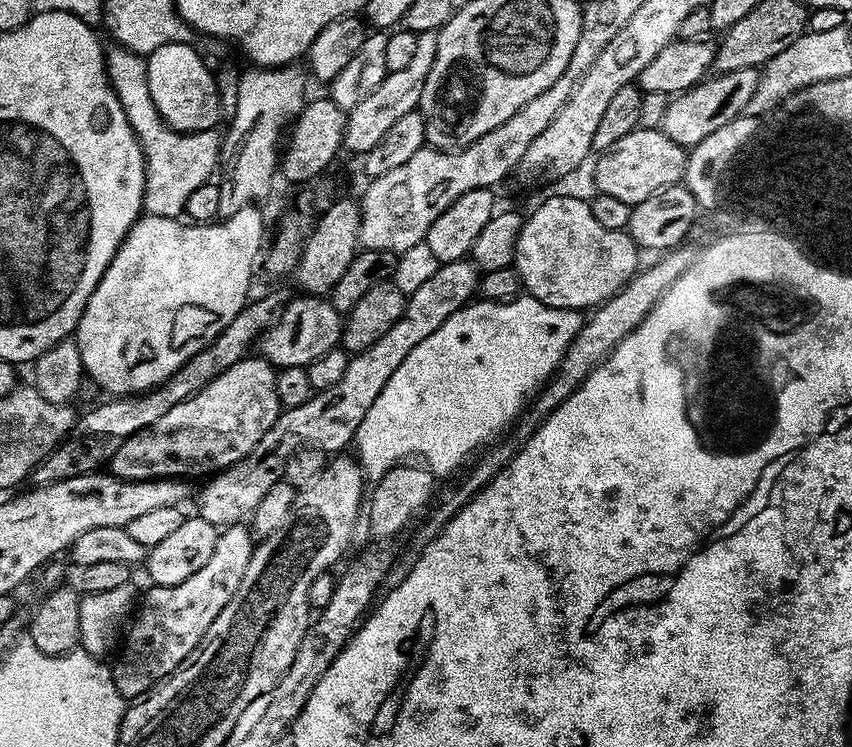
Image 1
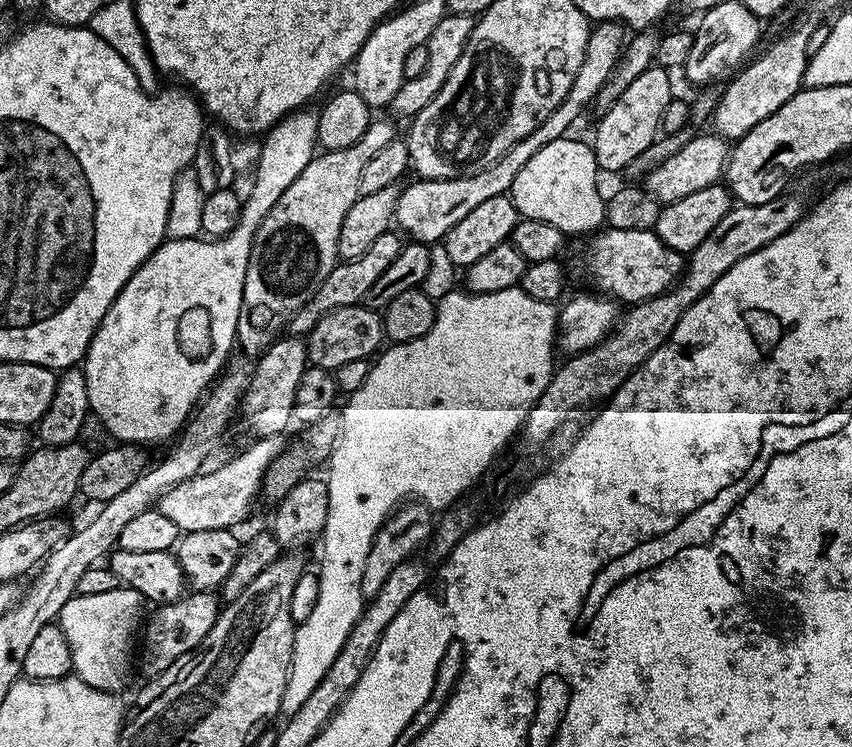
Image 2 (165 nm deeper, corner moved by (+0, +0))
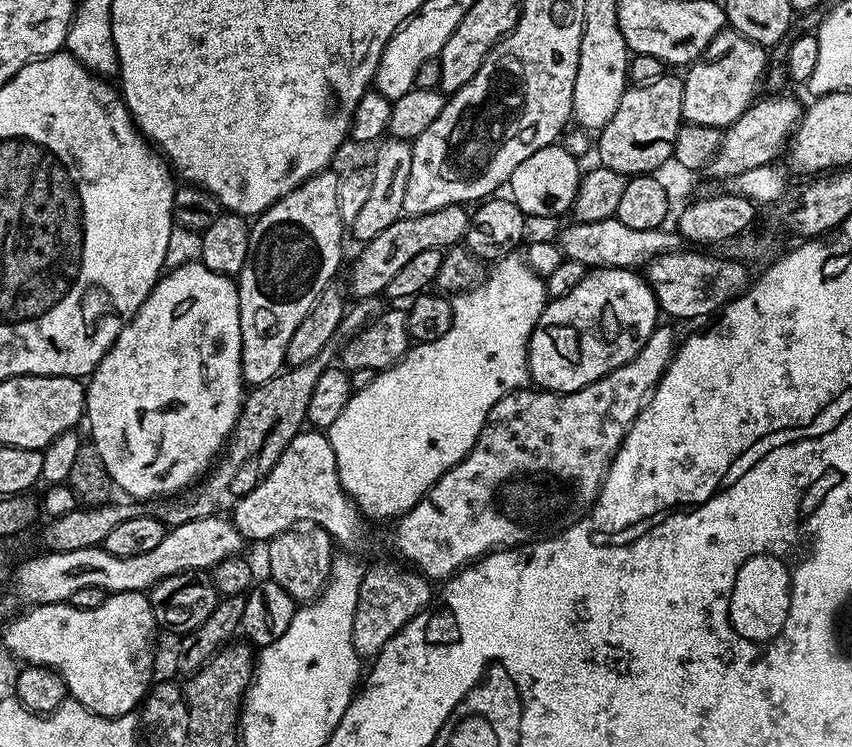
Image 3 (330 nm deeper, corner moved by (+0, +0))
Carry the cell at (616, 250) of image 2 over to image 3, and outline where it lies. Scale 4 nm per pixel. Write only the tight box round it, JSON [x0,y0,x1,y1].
[646,250,750,320]

